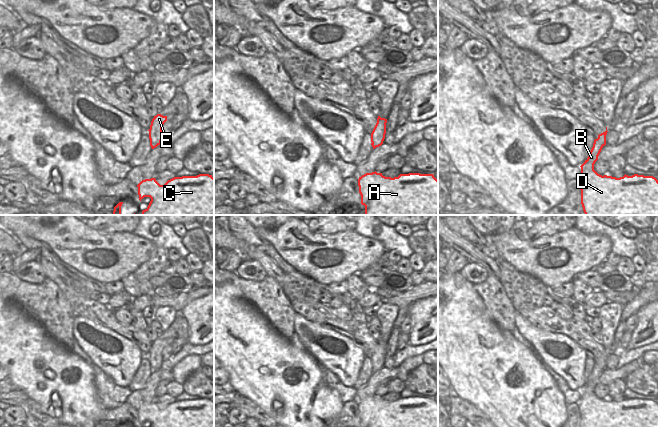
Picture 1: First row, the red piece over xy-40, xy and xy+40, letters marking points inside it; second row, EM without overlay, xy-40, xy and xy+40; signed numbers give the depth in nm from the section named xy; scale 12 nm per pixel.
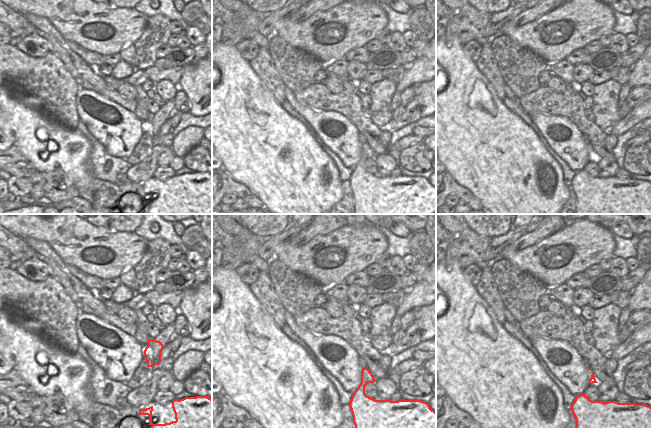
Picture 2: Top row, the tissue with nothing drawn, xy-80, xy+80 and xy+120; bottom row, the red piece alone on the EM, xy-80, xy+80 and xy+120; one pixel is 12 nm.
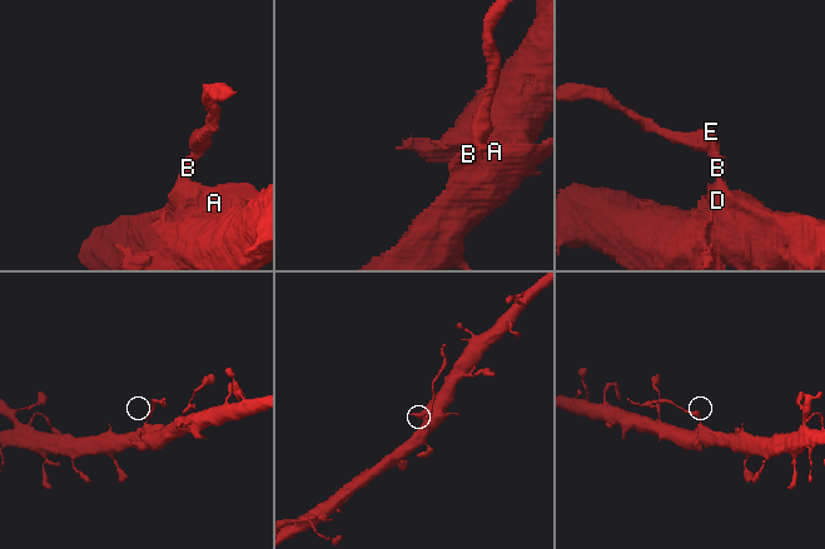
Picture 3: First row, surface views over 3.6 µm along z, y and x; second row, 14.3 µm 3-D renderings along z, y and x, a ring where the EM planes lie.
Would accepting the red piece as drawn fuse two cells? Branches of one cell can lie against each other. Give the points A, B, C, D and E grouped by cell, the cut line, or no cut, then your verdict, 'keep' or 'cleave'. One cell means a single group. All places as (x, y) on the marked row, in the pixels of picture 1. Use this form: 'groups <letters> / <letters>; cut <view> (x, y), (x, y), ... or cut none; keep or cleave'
groups A B C D / E; cut xy+40 (596, 139), (602, 147); cleave

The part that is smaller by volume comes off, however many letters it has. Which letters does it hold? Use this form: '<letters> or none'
E

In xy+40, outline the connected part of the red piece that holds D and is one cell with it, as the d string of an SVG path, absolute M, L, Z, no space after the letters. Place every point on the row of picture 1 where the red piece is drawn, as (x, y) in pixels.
M595 139L588 158L580 166L578 183L585 215L658 215L658 180L653 176L638 174L625 174L620 178L598 174L594 164L602 148Z

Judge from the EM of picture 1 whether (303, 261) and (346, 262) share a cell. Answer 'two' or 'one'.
one

